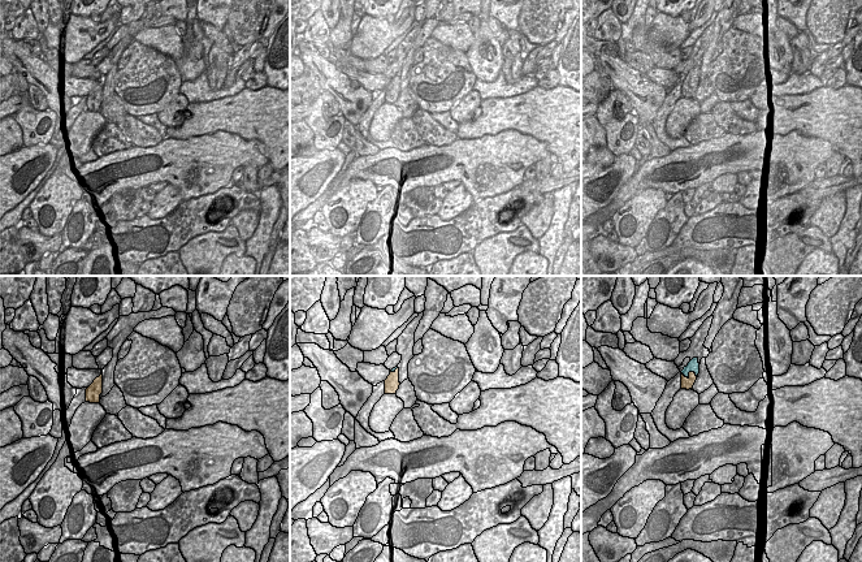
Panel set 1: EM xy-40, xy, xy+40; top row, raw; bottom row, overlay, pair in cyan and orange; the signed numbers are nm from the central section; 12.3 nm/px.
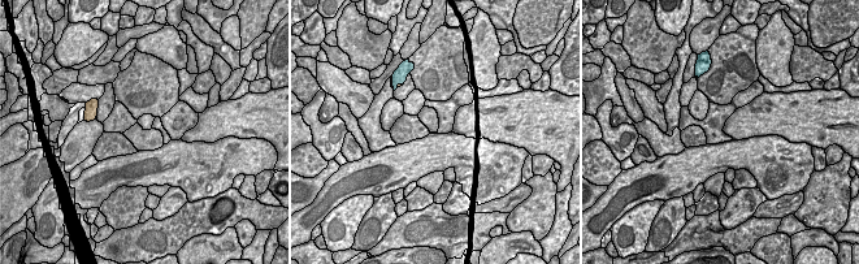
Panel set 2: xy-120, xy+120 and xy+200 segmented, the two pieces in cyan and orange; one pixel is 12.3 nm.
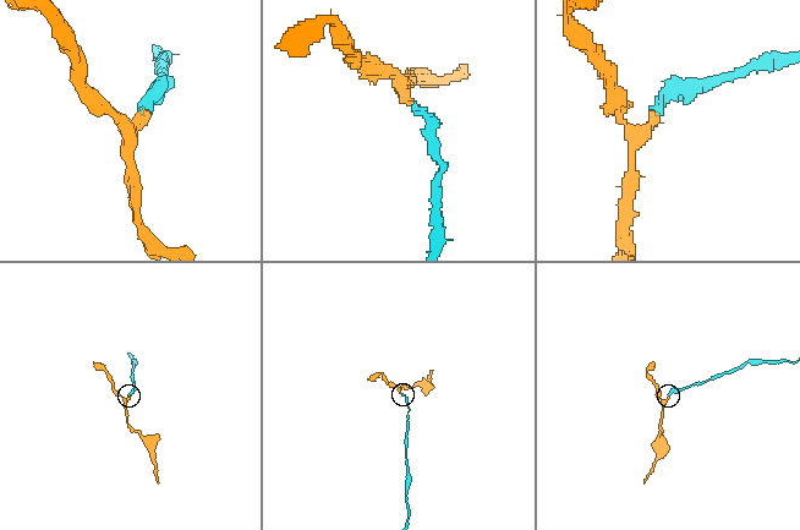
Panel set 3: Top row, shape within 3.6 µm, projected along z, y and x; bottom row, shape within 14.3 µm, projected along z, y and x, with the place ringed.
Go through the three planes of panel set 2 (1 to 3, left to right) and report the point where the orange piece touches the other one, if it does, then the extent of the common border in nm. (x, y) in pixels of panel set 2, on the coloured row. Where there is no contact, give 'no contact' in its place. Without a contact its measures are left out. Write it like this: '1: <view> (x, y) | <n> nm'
1: no contact
2: xy+120 (399, 83) | 90 nm
3: no contact

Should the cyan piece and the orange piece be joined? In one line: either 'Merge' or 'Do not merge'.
Do not merge.

